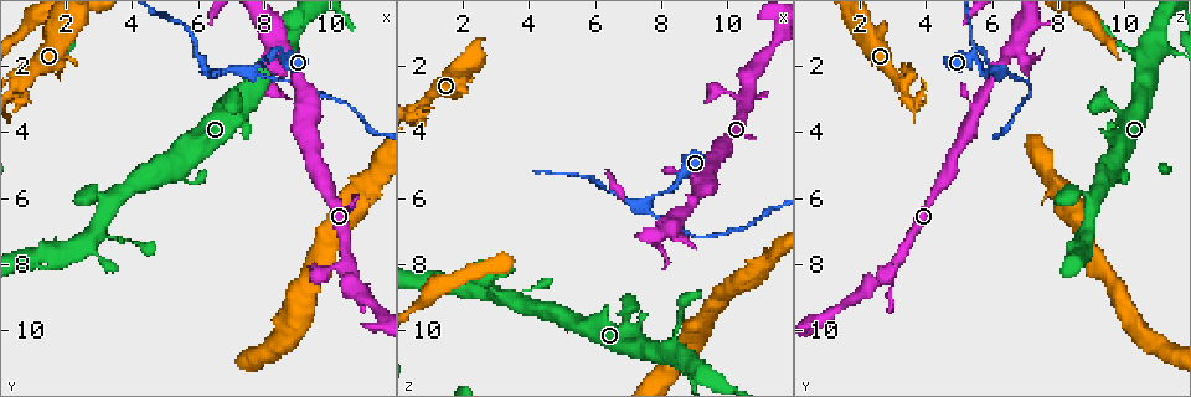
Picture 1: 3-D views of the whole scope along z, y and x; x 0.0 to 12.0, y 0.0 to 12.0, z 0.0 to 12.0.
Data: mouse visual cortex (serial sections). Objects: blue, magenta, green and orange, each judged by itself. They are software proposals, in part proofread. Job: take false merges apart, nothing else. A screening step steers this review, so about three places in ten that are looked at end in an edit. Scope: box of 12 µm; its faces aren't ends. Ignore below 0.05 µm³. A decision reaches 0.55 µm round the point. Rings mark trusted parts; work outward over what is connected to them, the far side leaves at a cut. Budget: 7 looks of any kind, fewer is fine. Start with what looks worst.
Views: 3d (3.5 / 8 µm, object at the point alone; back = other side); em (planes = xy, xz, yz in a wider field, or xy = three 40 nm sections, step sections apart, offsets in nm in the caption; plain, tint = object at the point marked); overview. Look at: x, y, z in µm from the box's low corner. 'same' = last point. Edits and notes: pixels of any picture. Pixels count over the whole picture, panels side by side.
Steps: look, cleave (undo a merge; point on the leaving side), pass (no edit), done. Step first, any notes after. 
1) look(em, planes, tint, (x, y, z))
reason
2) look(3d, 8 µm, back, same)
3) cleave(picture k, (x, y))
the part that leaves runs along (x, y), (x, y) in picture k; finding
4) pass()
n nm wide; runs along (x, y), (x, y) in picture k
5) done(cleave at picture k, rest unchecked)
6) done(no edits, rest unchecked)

look(3d, 8 µm, (7.6, 2.2, 6.0))
narrows sharply

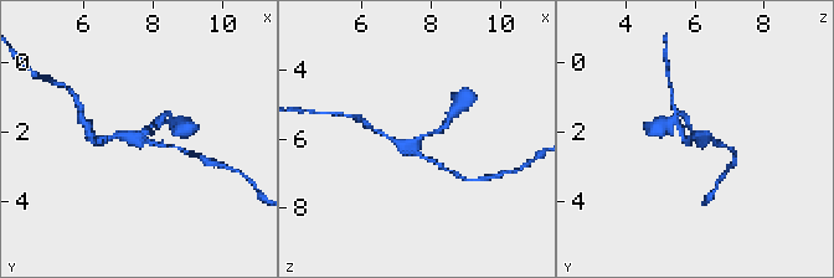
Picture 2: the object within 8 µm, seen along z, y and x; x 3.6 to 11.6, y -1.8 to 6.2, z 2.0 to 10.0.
look(em, planes, tint, (7.5, 2.1, 6.1))
3 arms; arms of 150, 150, 150 nm; now the EM

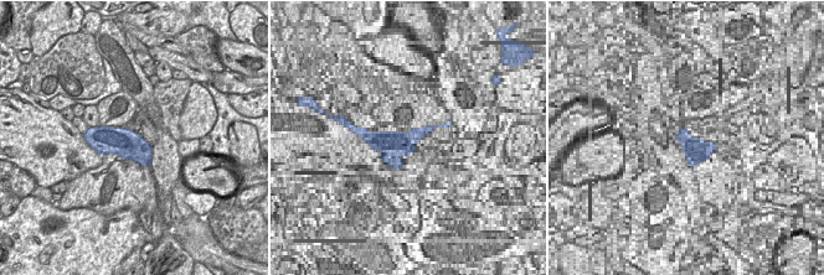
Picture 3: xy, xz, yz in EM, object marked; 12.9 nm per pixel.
pass()
runs along (685, 117), (699, 138), (719, 144) in picture 2; one cell here

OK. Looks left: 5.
look(em, xy, step 3, tint, (2.9, 7.0, 8.8))
thin arm on a thick one

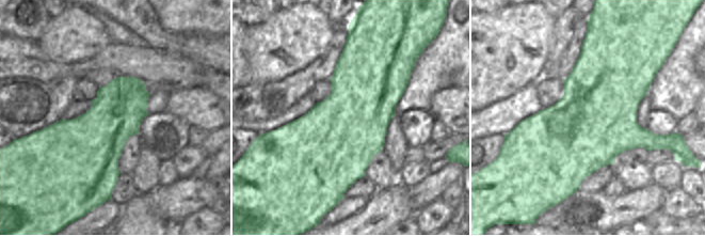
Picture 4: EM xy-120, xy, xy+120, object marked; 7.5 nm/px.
look(3d, 3.5 µm, back, same)
see where the arms go

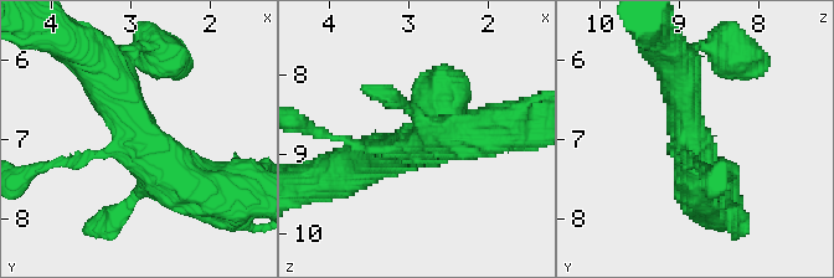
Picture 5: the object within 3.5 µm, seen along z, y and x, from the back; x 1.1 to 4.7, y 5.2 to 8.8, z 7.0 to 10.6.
pass()
runs along (96, 65), (138, 142), (199, 186) in picture 5; continuous, no second cell

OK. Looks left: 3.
look(3d, 3.5 µm, back, (8.8, 1.5, 11.3))

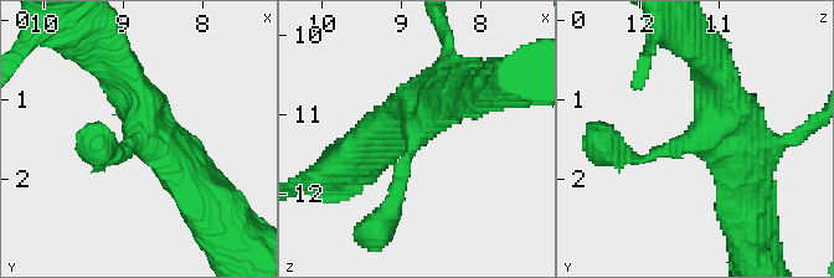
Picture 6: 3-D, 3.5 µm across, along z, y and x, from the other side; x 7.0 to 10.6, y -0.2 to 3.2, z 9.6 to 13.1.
look(em, xy, step 2, tint, (8.90, 1.55, 11.40))
shape alone is not enough

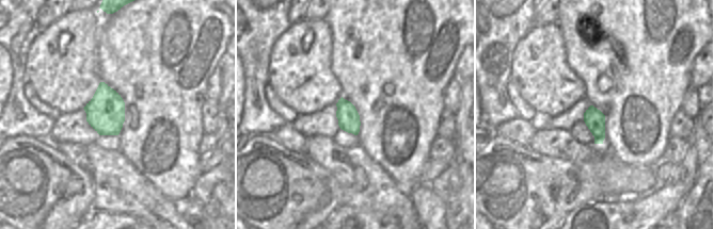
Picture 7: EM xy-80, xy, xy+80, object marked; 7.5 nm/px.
pass()
continuous, no second cell

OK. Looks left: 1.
done(no edits, rest unchecked)

